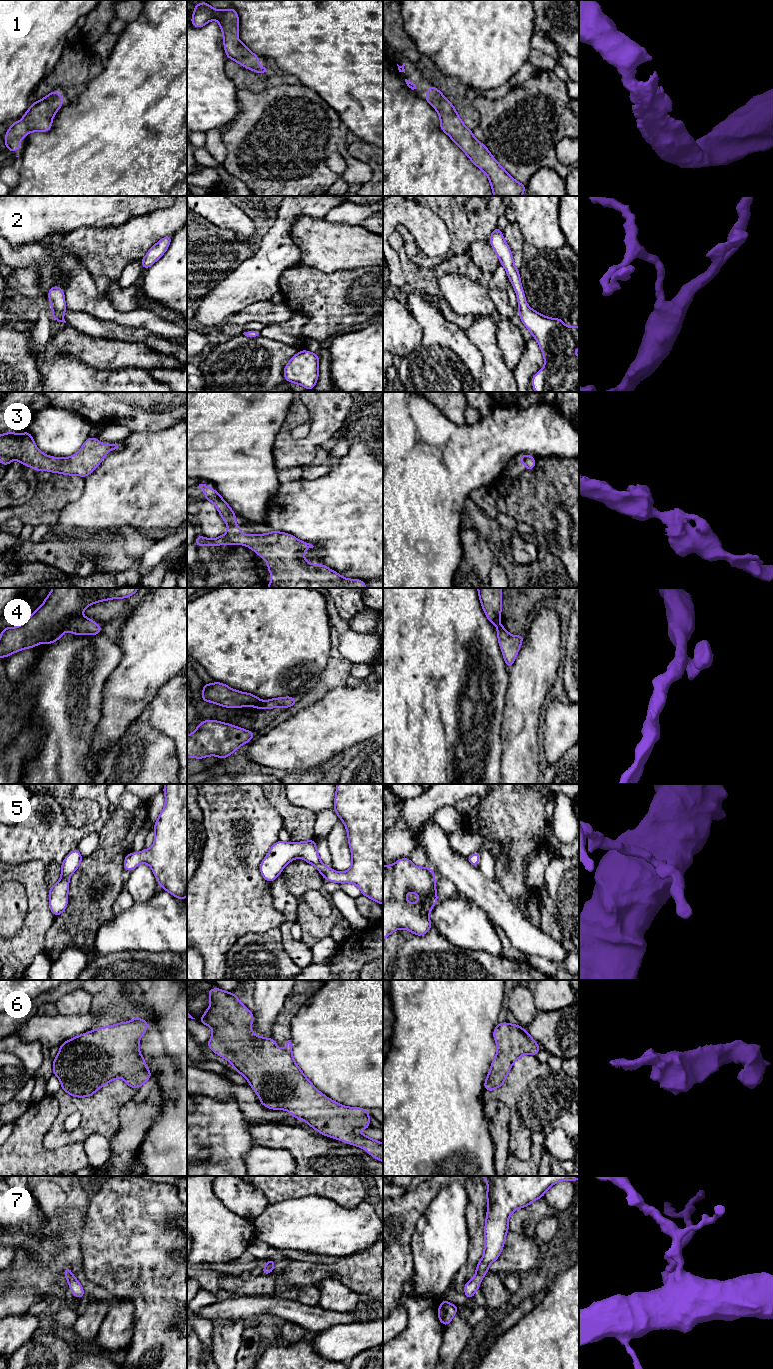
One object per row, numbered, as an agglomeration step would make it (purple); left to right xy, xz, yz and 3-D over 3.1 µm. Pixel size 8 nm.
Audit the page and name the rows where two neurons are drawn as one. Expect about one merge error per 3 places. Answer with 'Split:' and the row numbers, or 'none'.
Split: 4

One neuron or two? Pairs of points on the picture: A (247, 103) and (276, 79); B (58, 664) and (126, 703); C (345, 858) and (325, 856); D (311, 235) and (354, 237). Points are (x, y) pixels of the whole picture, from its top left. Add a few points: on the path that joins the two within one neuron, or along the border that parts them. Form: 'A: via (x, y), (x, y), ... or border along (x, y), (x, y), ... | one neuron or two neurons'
A: border along (284, 83), (266, 88) | two neurons
B: border along (114, 669), (103, 688), (101, 713) | two neurons
C: border along (325, 839), (333, 868) | two neurons
D: via (322, 237), (343, 237) | one neuron

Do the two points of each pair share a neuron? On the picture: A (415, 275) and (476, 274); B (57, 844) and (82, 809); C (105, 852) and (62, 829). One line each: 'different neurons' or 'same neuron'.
A: same neuron
B: different neurons
C: different neurons

